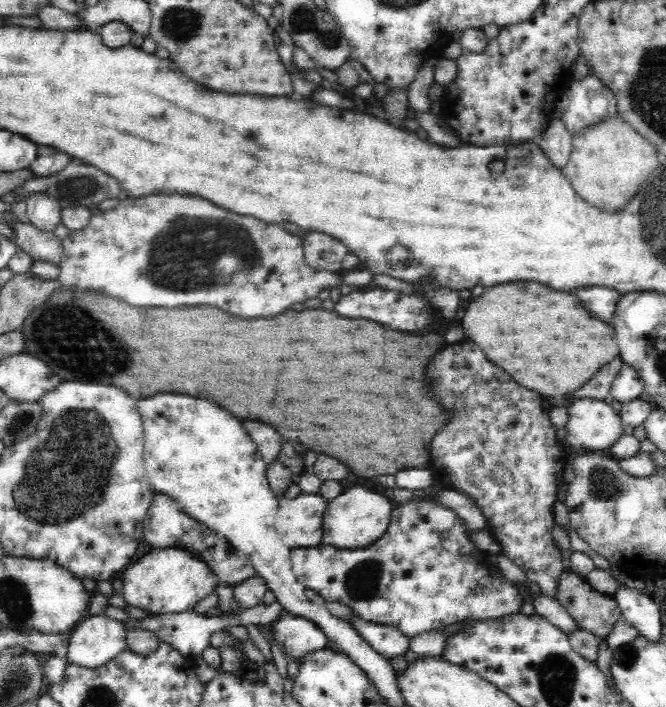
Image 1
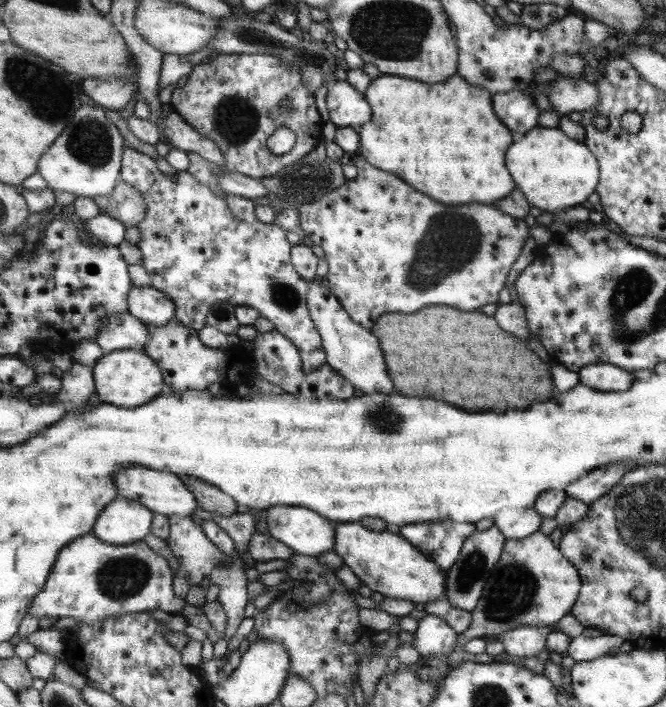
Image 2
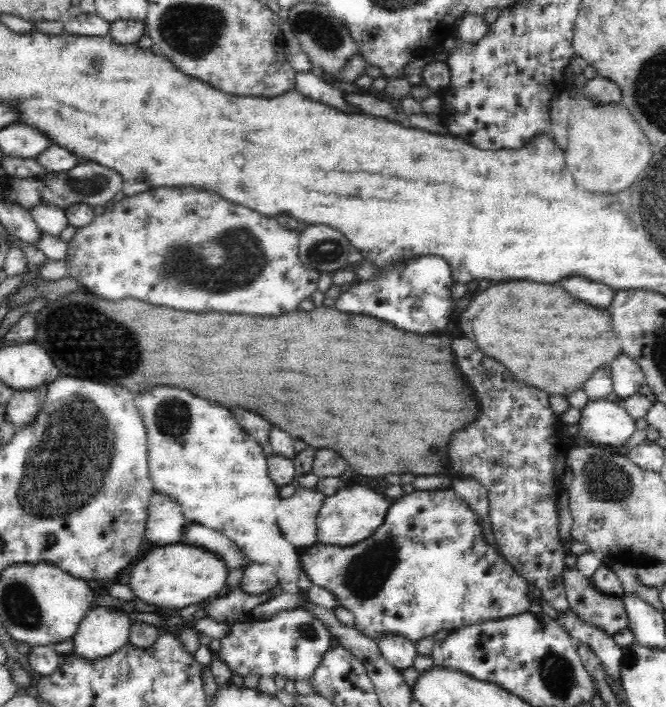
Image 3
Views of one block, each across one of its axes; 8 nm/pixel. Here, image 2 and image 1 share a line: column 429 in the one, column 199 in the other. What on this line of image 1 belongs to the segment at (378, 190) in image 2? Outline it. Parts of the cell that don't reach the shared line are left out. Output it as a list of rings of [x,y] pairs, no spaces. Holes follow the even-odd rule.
[[[160,192],[156,195],[145,195],[142,198],[129,197],[120,201],[113,210],[102,211],[98,215],[91,216],[88,226],[82,230],[74,230],[69,232],[62,239],[63,256],[59,278],[65,286],[76,287],[80,289],[88,289],[93,292],[103,293],[109,297],[120,298],[132,306],[164,306],[164,308],[176,308],[176,306],[198,306],[198,304],[210,304],[210,306],[218,306],[226,312],[232,312],[236,316],[242,318],[266,318],[266,316],[274,316],[284,312],[284,308],[290,308],[296,302],[303,303],[310,298],[316,298],[320,293],[328,293],[334,288],[342,287],[342,273],[333,273],[330,271],[320,272],[306,264],[303,238],[298,234],[290,235],[284,232],[282,226],[274,226],[272,224],[264,224],[256,218],[250,216],[234,216],[232,211],[228,212],[224,208],[212,206],[208,200],[200,200],[200,198],[192,198],[192,196],[172,196],[172,194],[164,194]]]

